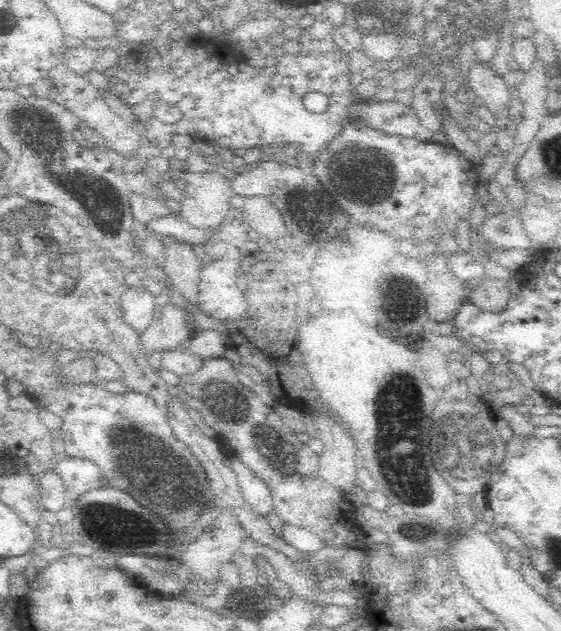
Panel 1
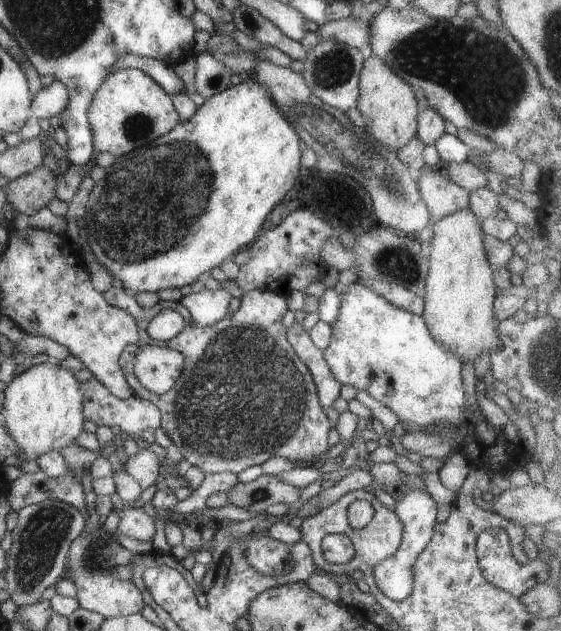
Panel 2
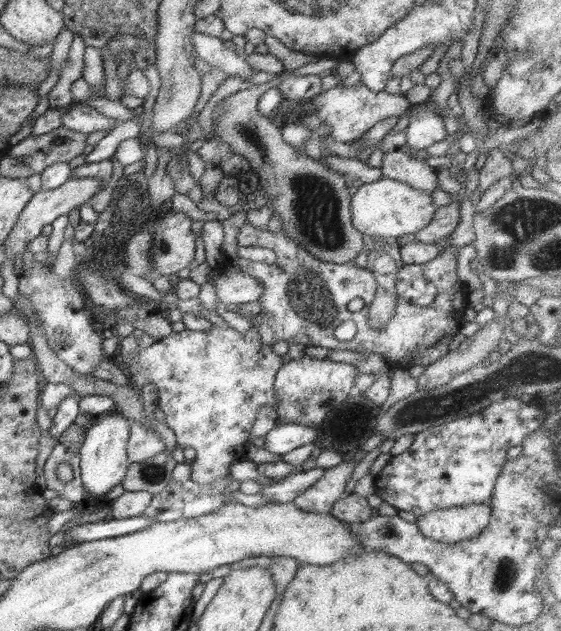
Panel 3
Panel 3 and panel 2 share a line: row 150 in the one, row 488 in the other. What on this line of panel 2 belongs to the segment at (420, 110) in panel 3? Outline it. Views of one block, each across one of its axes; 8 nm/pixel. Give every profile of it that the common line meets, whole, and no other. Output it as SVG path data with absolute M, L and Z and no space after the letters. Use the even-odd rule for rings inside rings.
M412 488L404 493L404 497L396 504L395 512L404 524L404 534L400 547L393 556L382 560L373 569L374 582L380 592L392 601L404 601L414 590L414 562L428 546L434 533L438 505L429 492L419 488Z

